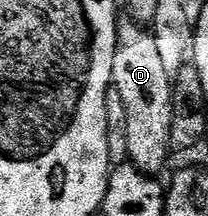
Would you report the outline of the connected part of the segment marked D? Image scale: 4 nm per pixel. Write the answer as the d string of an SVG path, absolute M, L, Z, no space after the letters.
M124 18L117 29L117 45L111 74L113 90L121 93L127 110L128 160L147 175L158 176L167 163L171 147L171 126L175 112L172 72L165 69L154 34L146 26Z

